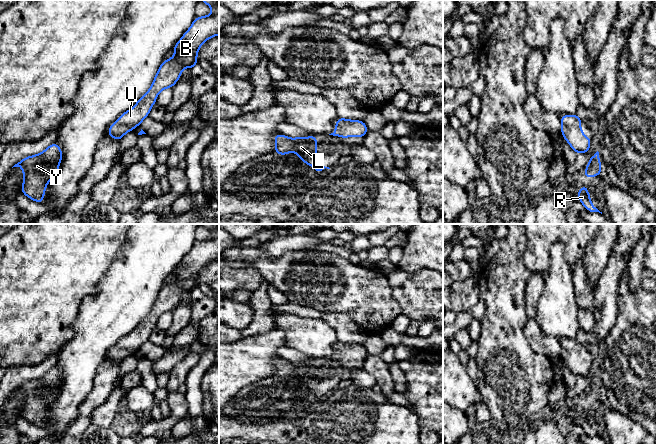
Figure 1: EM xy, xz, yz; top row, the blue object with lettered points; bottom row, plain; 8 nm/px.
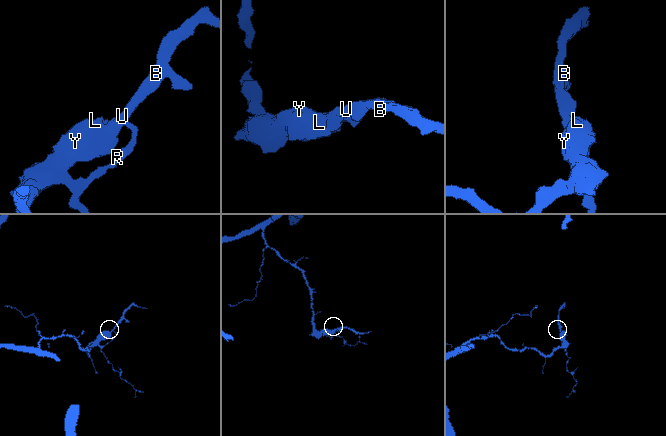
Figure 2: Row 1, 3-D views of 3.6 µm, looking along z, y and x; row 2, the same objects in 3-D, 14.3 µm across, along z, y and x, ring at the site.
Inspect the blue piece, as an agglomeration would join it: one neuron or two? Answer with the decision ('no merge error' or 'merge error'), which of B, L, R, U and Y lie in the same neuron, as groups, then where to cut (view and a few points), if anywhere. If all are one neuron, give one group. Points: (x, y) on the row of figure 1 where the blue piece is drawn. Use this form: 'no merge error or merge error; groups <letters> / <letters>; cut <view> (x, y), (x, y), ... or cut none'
no merge error; groups B L R U Y; cut none

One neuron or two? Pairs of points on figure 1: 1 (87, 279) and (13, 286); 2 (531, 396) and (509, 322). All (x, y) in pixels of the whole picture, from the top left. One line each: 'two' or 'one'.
1: one
2: one

